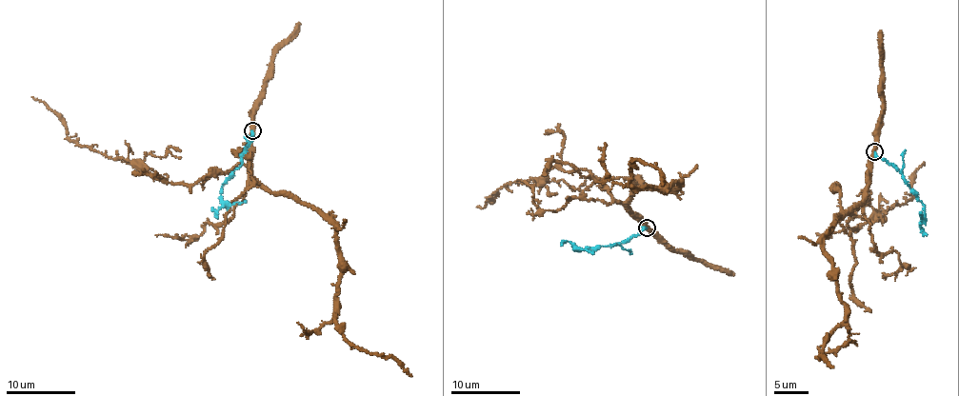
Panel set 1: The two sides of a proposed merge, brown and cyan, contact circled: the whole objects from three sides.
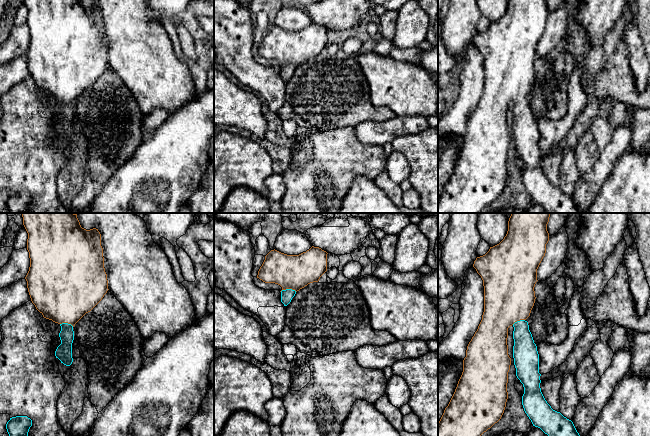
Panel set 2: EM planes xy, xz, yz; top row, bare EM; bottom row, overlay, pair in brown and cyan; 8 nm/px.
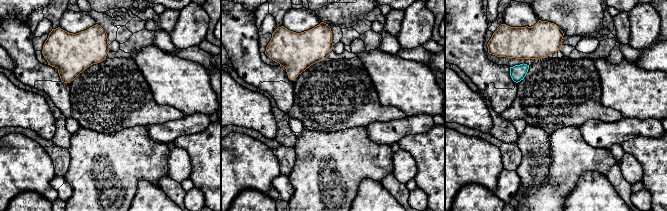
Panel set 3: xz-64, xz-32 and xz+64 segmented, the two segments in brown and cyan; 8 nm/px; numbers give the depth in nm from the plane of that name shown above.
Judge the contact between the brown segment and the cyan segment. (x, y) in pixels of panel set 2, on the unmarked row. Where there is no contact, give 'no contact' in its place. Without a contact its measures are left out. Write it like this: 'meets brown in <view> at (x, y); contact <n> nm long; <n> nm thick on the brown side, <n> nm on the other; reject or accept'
meets brown in xz at (288, 64); contact 140 nm long; 280 nm thick on the brown side, 100 nm on the other; accept

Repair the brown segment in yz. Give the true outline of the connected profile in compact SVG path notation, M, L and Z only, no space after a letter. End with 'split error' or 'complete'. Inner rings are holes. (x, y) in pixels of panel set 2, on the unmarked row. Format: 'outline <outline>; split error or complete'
outline M508 0L508 7L504 15L499 20L490 23L485 31L477 33L474 37L473 43L483 56L484 88L478 105L467 122L466 133L463 136L463 148L455 168L438 198L438 213L480 213L501 195L508 175L507 159L511 134L508 131L507 114L510 102L514 103L513 134L516 152L524 163L522 181L533 202L540 204L549 213L580 213L573 198L560 188L553 186L541 168L539 130L526 97L535 79L534 63L538 57L537 45L545 32L548 17L547 0Z; split error

